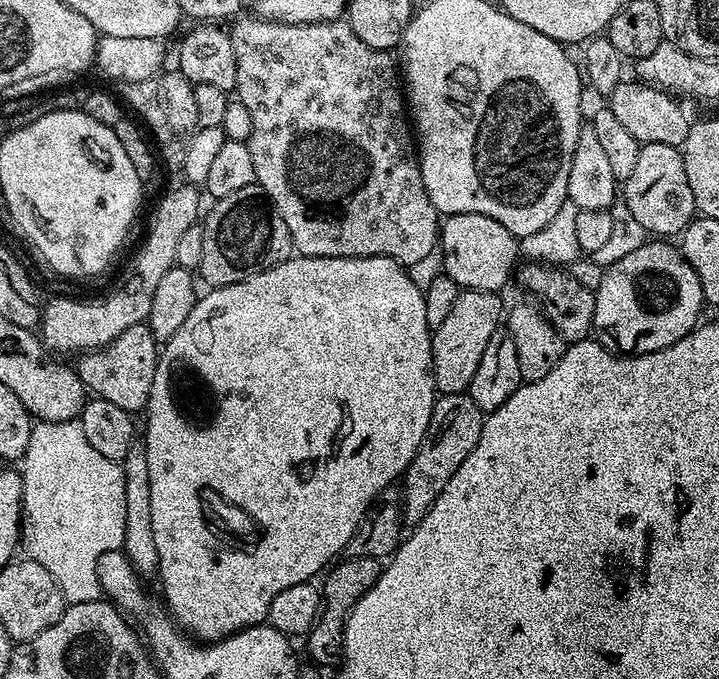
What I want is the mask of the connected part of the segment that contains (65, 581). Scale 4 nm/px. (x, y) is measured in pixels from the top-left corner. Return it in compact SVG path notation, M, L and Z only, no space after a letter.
M79 419L66 422L33 423L30 446L22 461L24 494L22 497L22 548L27 559L50 570L68 604L101 599L102 587L96 571L98 558L107 552L119 552L126 538L126 478L123 463L98 454L90 446Z

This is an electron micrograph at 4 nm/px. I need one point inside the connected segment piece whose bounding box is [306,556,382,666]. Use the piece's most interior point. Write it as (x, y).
(346, 582)

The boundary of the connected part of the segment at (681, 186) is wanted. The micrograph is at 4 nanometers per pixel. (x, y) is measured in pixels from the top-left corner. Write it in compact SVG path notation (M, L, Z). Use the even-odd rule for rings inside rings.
M641 144L634 171L622 182L622 204L653 237L679 237L697 215L683 151L674 144Z

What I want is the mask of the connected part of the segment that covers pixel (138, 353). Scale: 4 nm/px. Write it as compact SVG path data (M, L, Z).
M143 323L130 326L130 329L123 331L114 342L104 348L83 353L77 359L79 362L76 362L76 369L85 389L95 397L135 413L147 405L150 388L154 382L154 370L157 369L159 359L159 343L147 323Z

